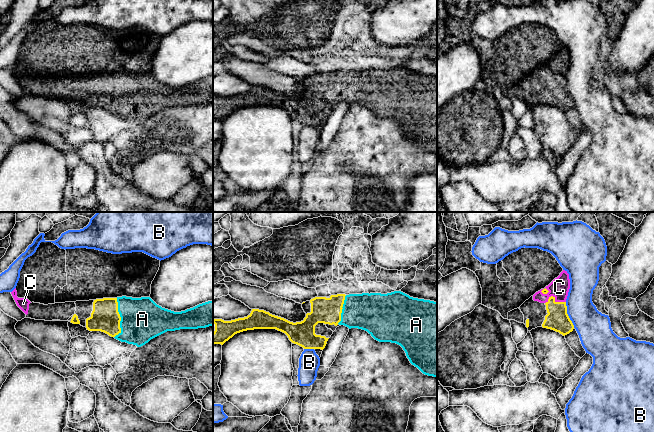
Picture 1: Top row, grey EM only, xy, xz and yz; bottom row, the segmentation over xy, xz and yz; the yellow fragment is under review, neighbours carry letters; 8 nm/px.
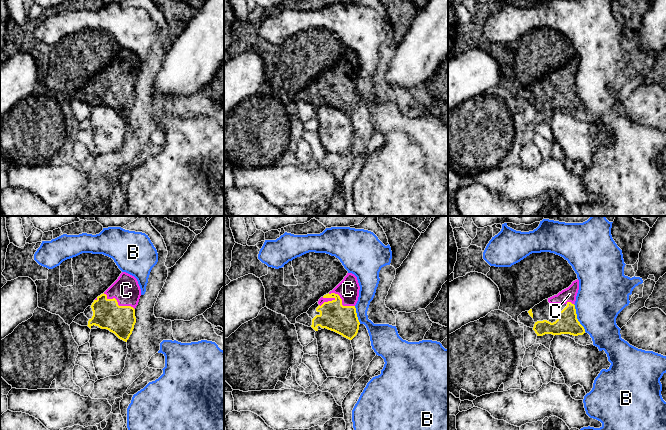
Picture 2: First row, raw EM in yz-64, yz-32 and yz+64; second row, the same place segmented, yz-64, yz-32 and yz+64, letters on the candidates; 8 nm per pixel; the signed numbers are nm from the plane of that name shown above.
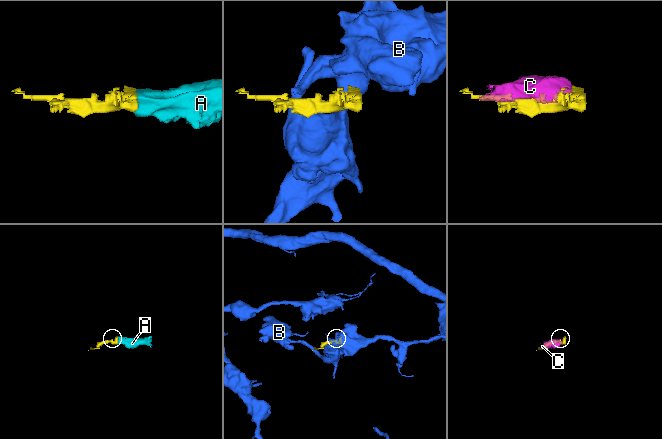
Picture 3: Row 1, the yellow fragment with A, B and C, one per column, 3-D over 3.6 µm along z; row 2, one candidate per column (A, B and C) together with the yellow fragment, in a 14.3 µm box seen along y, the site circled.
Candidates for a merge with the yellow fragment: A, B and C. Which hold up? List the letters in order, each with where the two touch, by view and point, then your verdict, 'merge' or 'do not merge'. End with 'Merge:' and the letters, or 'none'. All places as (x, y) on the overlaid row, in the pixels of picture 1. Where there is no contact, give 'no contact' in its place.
A: meets yellow in xy at (120, 318); merge
B: meets yellow in yz at (567, 315); do not merge
C: meets yellow in yz at (554, 299); merge
Merge: A, C

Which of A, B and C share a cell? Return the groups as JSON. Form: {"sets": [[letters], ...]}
{"sets": [["A", "C"], ["B"]]}

